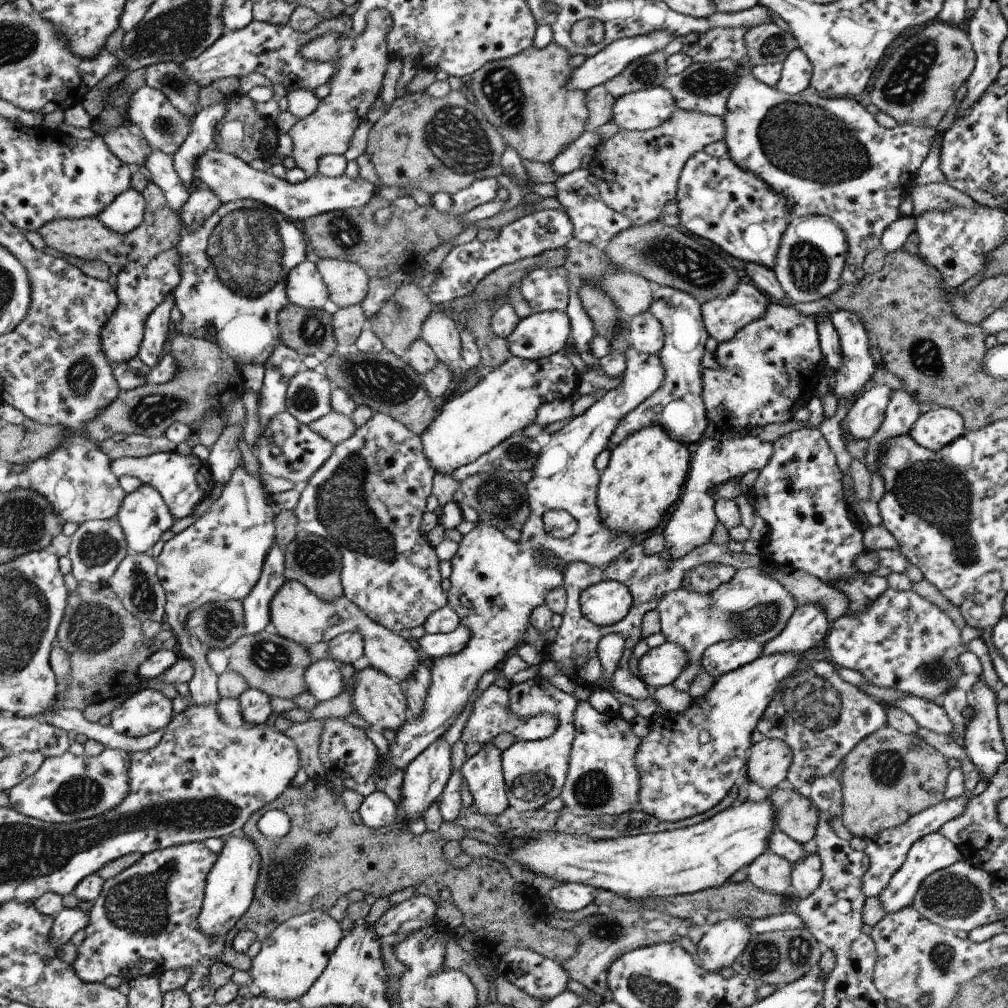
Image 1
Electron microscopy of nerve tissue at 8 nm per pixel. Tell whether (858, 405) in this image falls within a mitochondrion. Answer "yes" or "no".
no

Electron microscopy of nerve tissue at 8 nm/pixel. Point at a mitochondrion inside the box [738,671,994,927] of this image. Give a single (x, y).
(951, 896)

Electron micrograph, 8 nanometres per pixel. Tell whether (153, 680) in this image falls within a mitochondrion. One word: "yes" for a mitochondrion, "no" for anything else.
no

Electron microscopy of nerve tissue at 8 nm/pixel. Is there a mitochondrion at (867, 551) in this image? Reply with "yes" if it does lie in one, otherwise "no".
no

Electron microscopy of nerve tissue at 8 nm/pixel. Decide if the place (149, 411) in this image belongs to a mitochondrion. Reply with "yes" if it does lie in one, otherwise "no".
yes

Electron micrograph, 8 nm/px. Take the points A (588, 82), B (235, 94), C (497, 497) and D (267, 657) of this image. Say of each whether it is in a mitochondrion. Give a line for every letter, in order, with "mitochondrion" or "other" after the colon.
A: other
B: other
C: mitochondrion
D: mitochondrion

